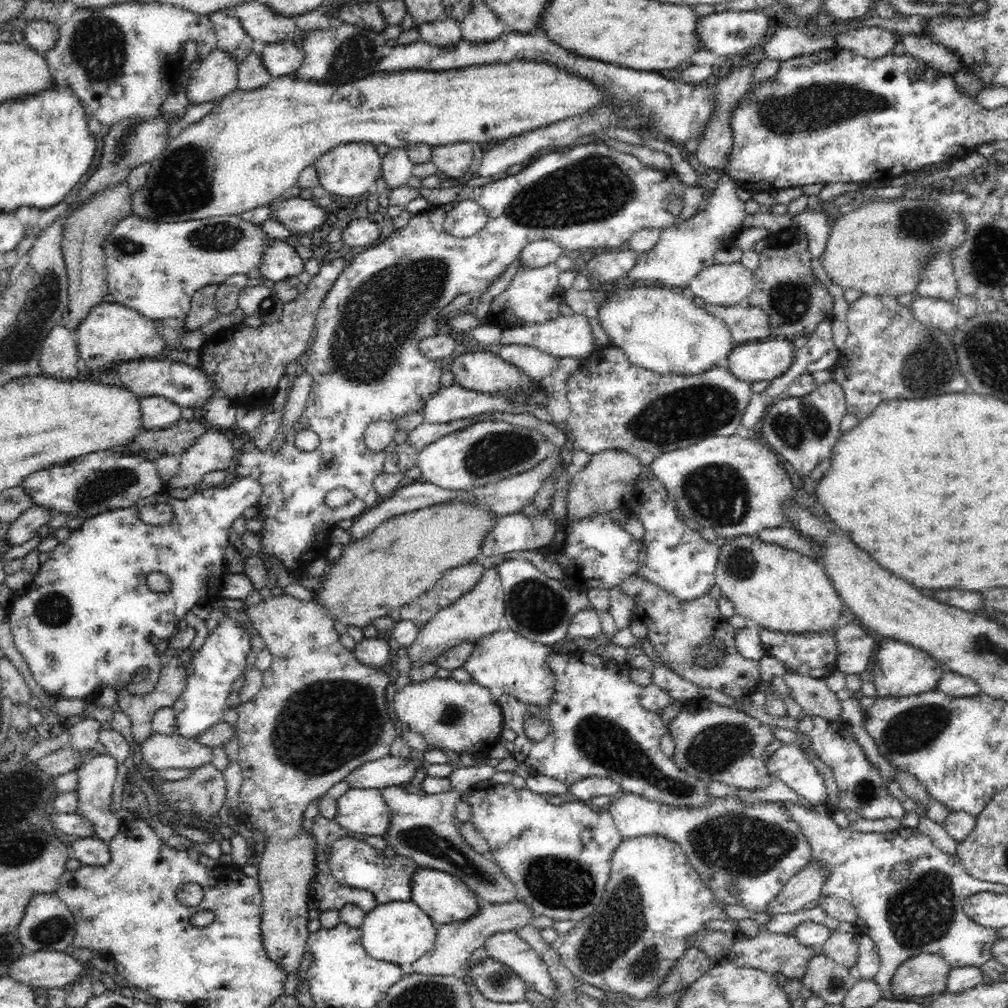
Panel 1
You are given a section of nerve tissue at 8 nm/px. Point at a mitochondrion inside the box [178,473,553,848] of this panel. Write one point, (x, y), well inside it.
(325, 725)

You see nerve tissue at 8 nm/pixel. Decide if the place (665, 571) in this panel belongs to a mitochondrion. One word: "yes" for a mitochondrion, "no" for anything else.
no

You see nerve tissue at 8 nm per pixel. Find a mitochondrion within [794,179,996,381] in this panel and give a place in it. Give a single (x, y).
(916, 224)

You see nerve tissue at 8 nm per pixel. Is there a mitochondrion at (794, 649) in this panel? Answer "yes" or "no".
no

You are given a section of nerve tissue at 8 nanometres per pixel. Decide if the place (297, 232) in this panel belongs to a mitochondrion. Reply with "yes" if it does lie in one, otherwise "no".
no

